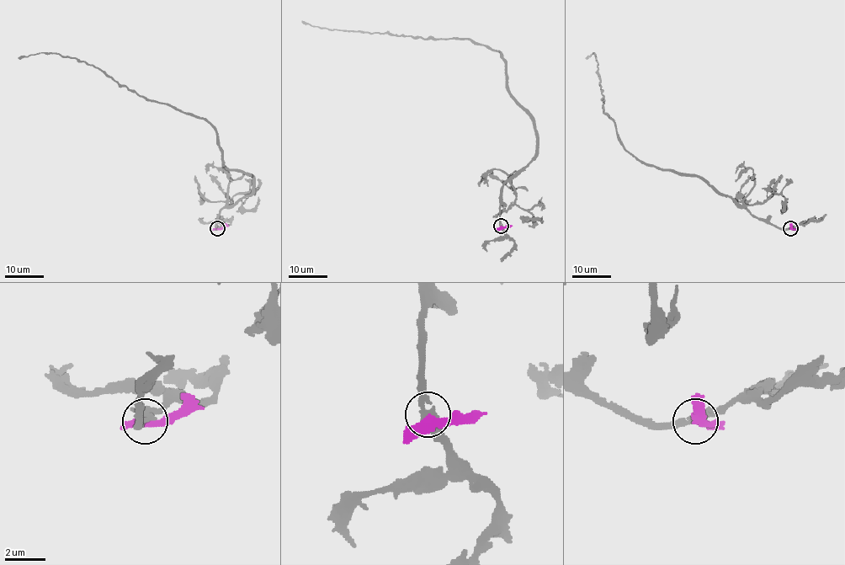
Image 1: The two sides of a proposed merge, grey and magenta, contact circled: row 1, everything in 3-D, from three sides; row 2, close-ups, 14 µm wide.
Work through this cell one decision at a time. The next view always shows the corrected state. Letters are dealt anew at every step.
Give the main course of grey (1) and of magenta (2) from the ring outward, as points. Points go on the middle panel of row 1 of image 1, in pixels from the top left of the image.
1: (501, 226), (500, 189), (536, 147), (534, 118), (512, 94), (500, 52), (467, 39), (330, 30), (302, 20)
2: (501, 226), (512, 225)

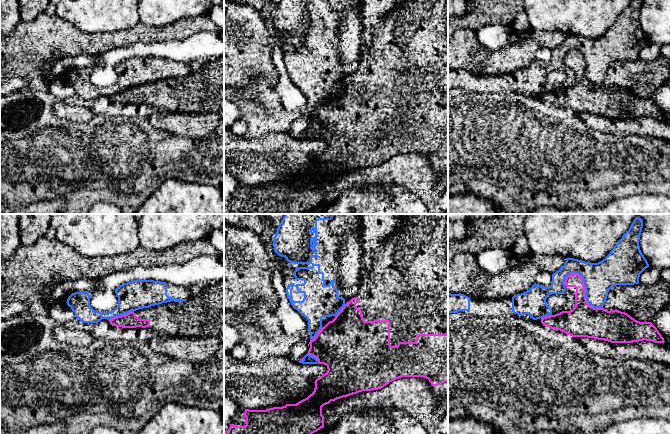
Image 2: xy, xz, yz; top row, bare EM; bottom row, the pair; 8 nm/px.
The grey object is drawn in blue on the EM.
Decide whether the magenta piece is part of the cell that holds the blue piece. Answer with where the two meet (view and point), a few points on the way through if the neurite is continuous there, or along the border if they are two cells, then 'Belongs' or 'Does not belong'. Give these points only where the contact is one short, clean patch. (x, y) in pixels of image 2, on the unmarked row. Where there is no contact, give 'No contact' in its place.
Touches blue at yz (585, 65). Does not belong

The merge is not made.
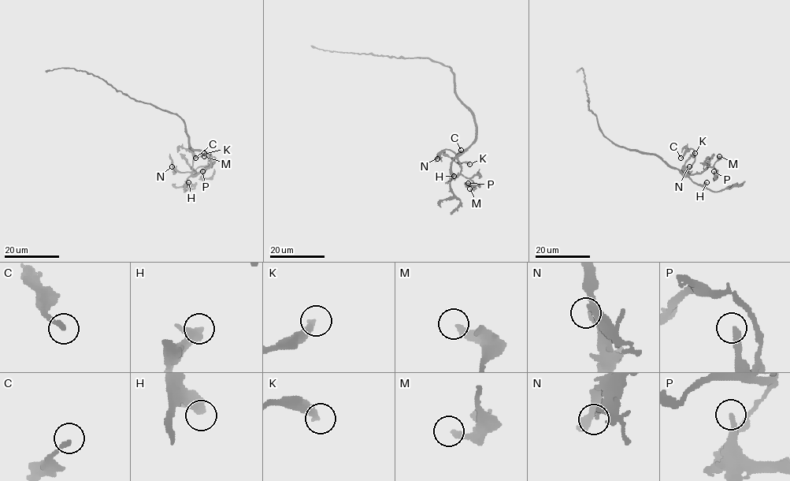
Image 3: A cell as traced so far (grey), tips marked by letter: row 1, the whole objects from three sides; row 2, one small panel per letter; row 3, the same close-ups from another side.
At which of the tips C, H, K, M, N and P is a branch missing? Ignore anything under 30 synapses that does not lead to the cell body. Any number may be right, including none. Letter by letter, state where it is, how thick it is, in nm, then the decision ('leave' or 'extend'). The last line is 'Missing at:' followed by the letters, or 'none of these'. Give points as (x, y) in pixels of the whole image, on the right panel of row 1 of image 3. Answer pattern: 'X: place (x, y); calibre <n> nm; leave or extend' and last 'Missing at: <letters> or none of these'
C: place (680, 158); calibre 200 nm; leave
H: place (706, 182); calibre 360 nm; extend
K: place (695, 153); calibre 280 nm; extend
M: place (719, 156); calibre 260 nm; leave
N: place (689, 166); calibre 170 nm; leave
P: place (713, 171); calibre 240 nm; leave
Missing at: H, K

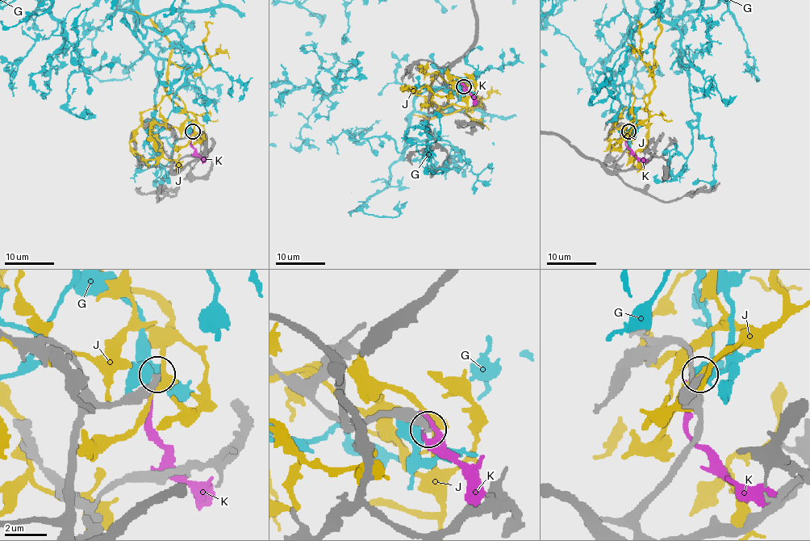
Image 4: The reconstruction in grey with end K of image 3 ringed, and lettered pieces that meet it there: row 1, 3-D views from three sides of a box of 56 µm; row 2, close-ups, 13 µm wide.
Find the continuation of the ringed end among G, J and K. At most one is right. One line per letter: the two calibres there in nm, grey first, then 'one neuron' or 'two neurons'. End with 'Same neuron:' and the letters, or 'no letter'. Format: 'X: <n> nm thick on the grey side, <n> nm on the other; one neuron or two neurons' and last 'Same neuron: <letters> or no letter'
G: 380 nm thick on the grey side, 480 nm on the other; two neurons
J: 500 nm thick on the grey side, 360 nm on the other; two neurons
K: 600 nm thick on the grey side, 280 nm on the other; two neurons
Same neuron: no letter

